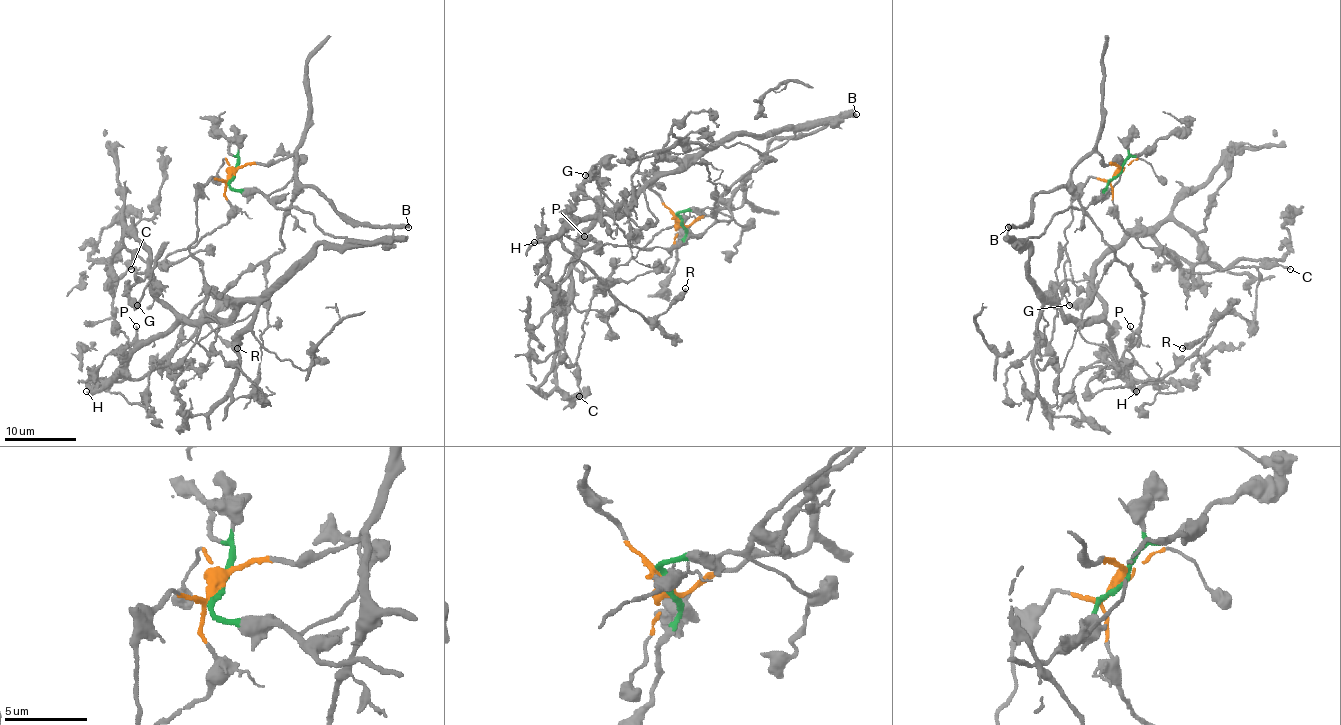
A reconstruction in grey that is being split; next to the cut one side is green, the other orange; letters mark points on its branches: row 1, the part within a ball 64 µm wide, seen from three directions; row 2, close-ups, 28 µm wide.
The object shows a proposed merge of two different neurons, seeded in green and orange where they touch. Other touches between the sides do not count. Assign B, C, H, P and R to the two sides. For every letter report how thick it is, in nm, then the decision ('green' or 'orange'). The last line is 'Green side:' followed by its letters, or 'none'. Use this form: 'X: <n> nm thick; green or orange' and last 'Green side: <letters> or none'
B: 480 nm thick; orange
C: 170 nm thick; orange
H: 360 nm thick; green
P: 200 nm thick; orange
R: 480 nm thick; green
Green side: H, R

